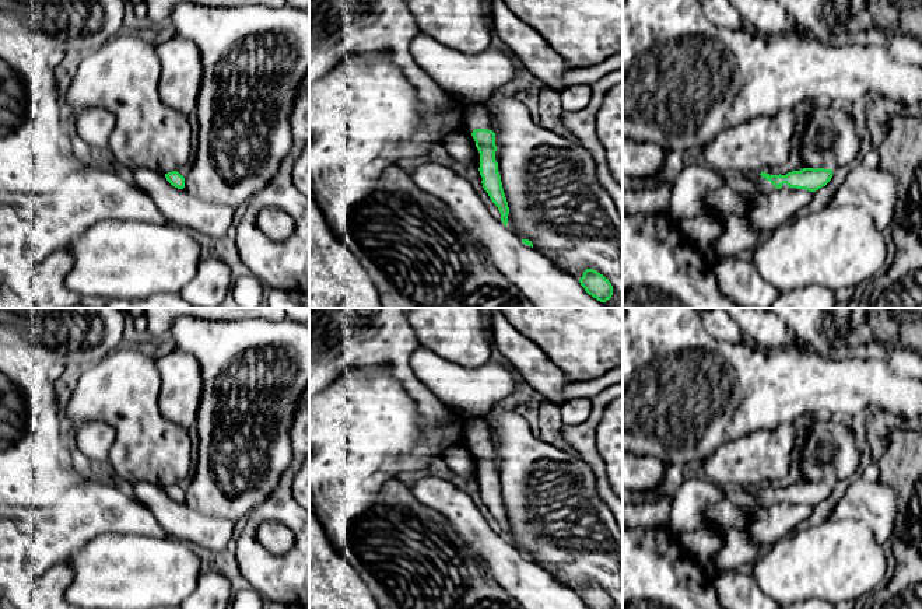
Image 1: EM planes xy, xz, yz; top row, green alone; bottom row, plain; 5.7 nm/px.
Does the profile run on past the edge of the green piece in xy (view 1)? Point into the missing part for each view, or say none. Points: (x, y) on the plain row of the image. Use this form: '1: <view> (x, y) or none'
1: none

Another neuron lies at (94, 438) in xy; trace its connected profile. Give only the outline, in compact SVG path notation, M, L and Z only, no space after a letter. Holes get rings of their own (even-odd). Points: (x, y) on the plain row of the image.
M87 421L76 433L80 452L92 461L109 461L109 451L115 441L115 431L102 421Z

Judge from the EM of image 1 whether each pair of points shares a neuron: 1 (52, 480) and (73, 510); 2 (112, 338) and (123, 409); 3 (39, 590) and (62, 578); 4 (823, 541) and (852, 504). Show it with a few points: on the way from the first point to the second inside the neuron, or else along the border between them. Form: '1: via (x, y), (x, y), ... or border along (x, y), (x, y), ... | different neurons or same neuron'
1: border along (86, 482), (73, 485), (60, 499) | different neurons
2: border along (122, 345), (86, 367) | different neurons
3: via (45, 590), (56, 580) | same neuron
4: border along (830, 518), (856, 518), (872, 531) | different neurons

